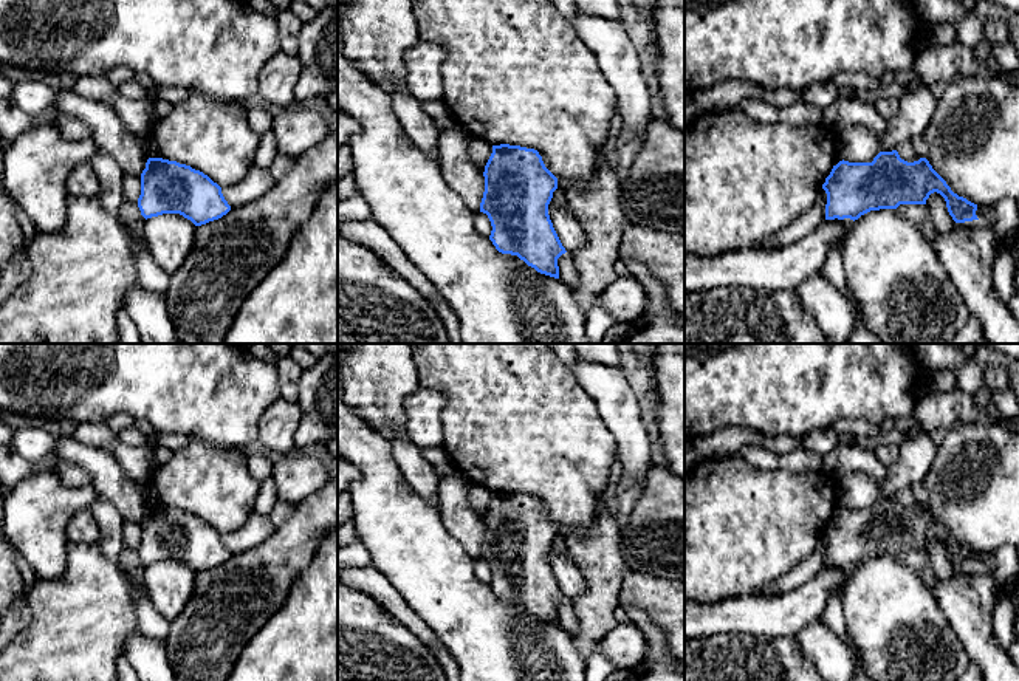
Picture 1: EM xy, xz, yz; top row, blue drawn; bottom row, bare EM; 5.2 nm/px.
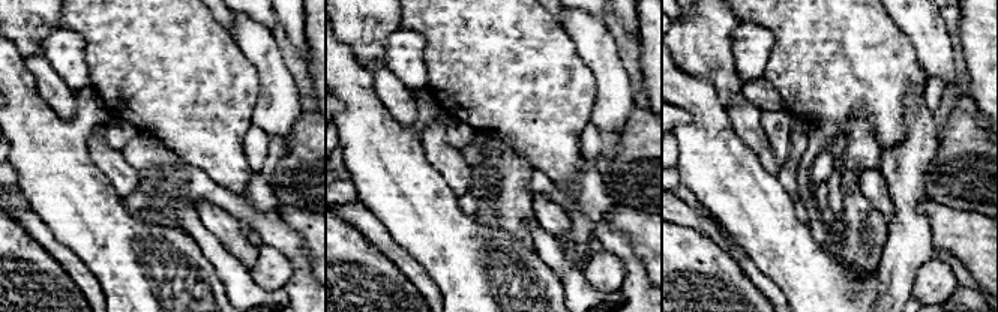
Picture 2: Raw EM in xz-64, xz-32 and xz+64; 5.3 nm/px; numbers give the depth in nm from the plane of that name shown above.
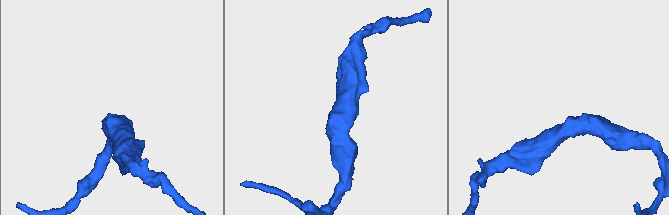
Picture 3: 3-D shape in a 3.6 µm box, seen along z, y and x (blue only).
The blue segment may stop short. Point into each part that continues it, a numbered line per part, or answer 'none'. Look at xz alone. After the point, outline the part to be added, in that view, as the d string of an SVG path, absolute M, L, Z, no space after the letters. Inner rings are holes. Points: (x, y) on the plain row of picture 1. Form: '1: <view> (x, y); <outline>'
none

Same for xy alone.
none

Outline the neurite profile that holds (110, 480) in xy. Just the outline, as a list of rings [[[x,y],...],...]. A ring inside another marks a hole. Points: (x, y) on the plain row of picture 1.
[[[71,435],[57,436],[54,449],[60,461],[81,466],[91,475],[98,495],[113,503],[124,520],[141,523],[149,505],[139,497],[138,483],[110,452],[77,443]]]

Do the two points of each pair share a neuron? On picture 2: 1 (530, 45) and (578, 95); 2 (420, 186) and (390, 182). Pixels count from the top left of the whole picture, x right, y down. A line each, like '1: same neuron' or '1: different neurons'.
1: same neuron
2: same neuron

